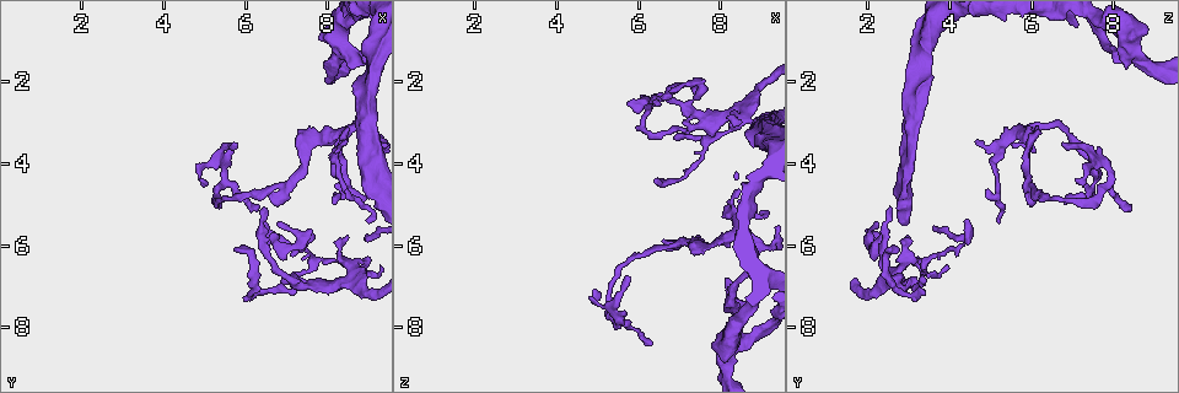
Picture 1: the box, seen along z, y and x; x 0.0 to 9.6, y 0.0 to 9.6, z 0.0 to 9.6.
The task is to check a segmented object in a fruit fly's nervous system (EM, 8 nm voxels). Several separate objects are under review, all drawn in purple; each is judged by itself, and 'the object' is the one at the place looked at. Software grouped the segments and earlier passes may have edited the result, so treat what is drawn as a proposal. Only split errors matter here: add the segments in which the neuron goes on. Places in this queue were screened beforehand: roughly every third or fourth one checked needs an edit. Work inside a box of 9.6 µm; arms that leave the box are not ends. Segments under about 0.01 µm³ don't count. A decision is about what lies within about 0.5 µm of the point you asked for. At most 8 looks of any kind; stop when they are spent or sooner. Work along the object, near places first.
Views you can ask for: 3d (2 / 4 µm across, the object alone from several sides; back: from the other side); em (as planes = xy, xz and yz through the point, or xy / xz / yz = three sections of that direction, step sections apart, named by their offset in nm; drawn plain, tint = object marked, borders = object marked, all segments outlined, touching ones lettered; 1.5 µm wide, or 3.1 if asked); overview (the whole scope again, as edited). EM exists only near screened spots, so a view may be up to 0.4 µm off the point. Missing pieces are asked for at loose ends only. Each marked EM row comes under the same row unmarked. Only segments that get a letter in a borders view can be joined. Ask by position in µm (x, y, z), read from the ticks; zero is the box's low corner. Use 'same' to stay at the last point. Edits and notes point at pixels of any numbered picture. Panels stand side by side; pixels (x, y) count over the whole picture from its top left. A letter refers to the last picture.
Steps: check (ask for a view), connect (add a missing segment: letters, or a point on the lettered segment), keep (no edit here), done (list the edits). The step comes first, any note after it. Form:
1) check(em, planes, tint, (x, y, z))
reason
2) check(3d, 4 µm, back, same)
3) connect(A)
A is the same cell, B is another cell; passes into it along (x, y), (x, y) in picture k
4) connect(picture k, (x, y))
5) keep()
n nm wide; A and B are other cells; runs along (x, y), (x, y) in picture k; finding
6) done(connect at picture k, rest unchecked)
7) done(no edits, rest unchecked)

check(em, planes, borders, (7.35, 3.10, 6.15))
branch stops here

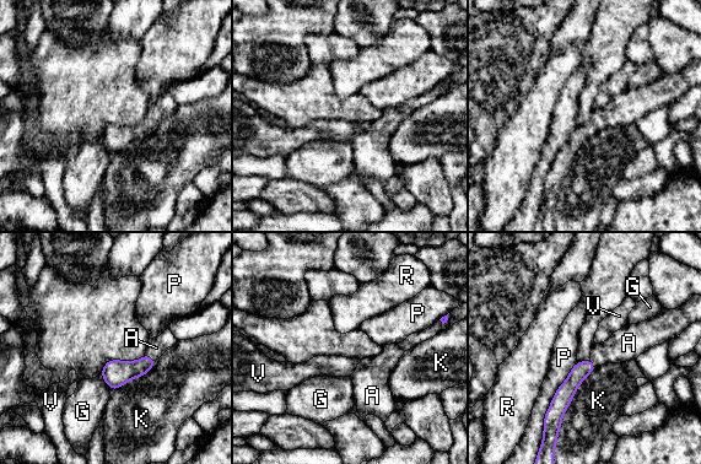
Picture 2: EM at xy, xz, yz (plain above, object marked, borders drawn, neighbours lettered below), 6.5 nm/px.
connect(A)
A is the same cell, G, K, P, R and V are other cells; passes into it along (116, 373), (150, 357), (156, 348) in picture 2; the neuron continues

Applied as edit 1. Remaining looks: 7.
check(overview)

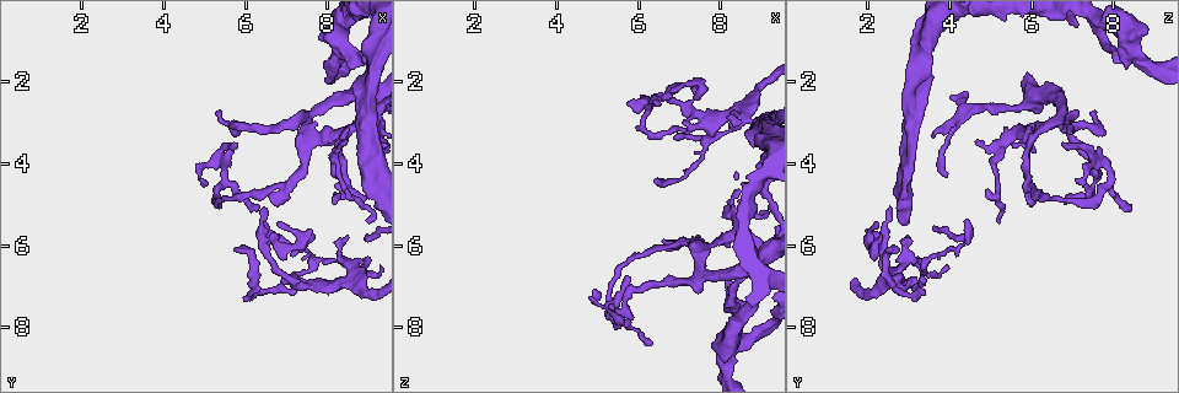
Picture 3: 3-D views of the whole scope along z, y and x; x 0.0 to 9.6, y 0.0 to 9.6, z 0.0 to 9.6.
check(em, xy, step 4, tint, (6.70, 5.55, 2.20))
branch stops here

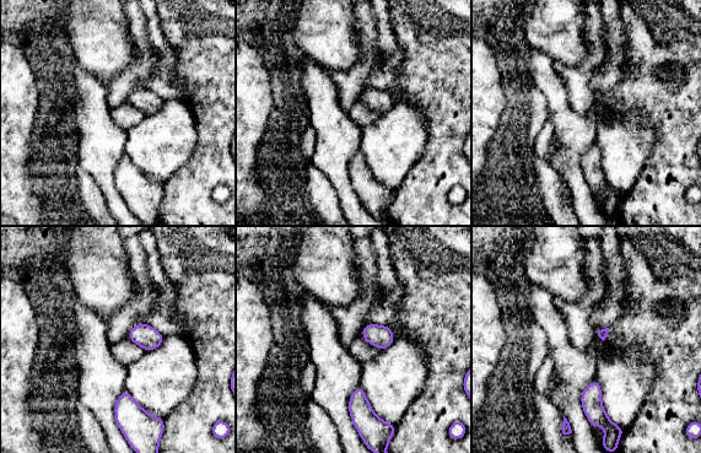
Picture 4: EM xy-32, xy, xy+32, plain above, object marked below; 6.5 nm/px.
check(em, xy, step 4, borders, same)
what lies round it

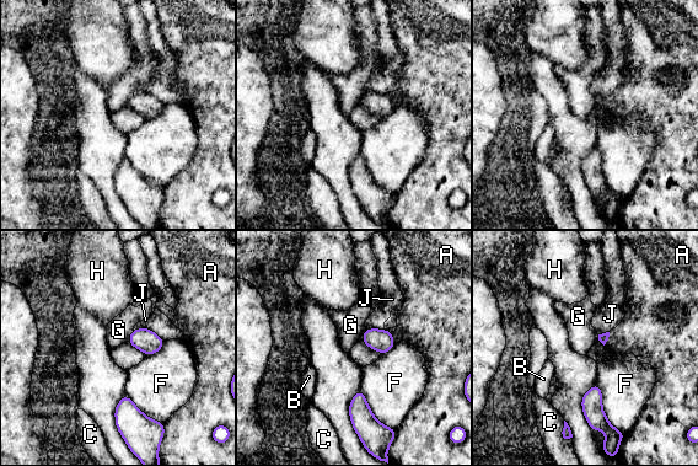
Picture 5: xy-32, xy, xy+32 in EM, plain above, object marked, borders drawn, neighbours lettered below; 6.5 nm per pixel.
keep()
F touches over 340 nm; A, B, C, F, G, H and J are other cells; border along (133, 331), (127, 341) in picture 5; no lettered segment goes on from it

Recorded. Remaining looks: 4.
check(3d, 2 µm, (8.95, 5.40, 5.25))
tapers out

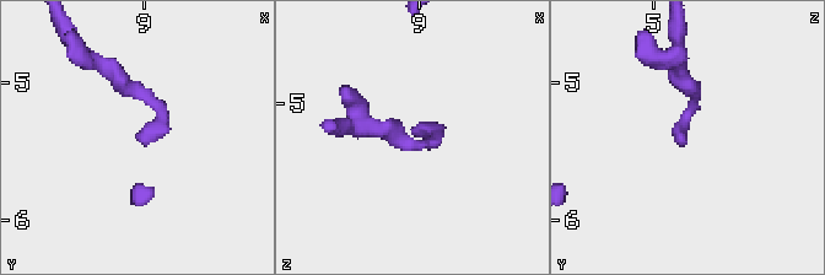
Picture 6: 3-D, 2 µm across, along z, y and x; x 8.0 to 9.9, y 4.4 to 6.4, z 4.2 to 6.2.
check(em, xy, step 4, borders, (8.94, 5.36, 5.22))
need the tissue

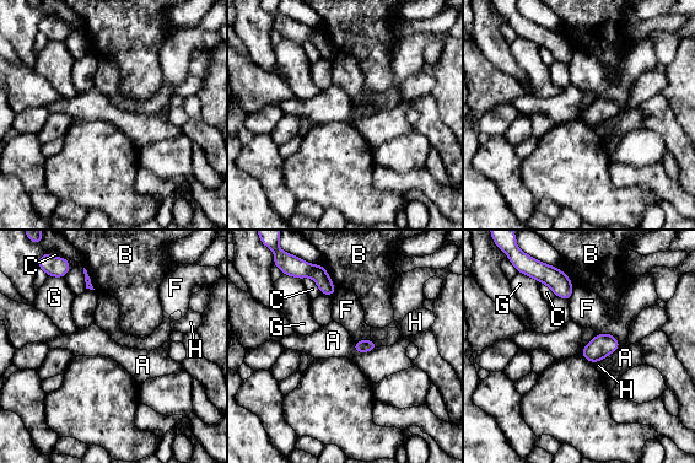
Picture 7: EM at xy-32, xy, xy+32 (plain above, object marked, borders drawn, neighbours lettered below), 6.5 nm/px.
check(em, planes, borders, same)

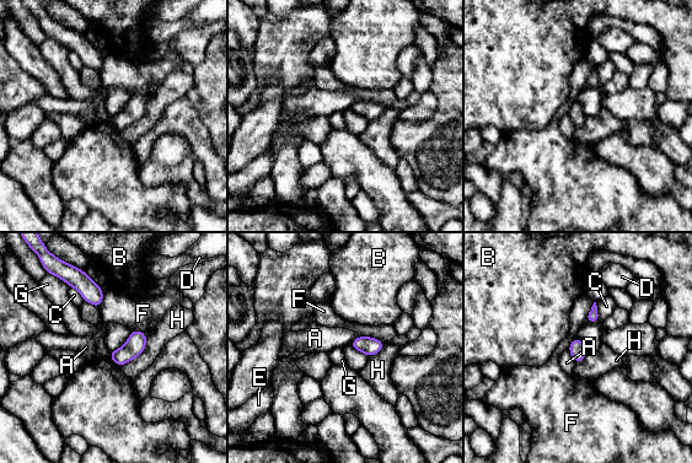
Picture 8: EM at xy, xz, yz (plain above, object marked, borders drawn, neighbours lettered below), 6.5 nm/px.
keep()
100 nm wide; A, B, C, D, E, F, G and H are other cells; border along (82, 270), (103, 290) in picture 8; no lettered segment goes on from it

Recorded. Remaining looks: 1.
done(connect at picture 2, rest unchecked)

